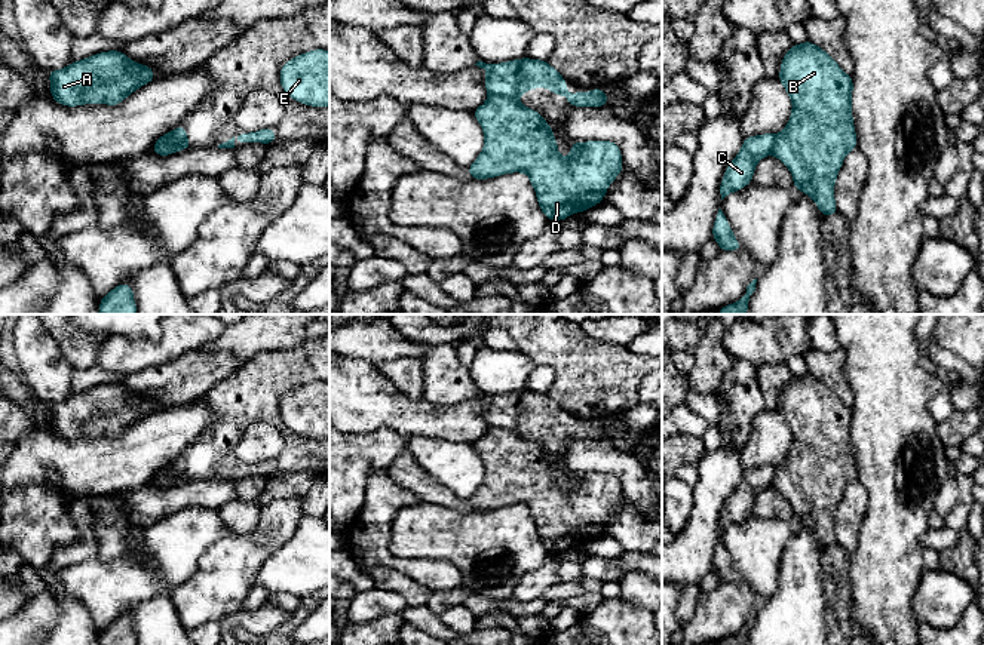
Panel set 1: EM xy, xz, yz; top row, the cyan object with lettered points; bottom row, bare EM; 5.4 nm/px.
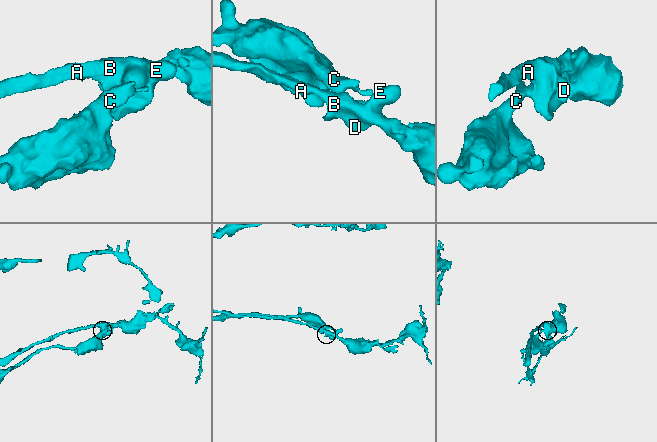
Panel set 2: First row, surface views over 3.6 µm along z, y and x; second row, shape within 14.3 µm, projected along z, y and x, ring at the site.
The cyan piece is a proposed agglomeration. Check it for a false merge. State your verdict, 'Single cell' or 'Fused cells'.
Fused cells

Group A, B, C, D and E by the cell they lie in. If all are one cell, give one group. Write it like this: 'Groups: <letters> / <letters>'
Groups: A B D E / C

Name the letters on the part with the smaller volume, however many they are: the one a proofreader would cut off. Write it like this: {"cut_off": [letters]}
{"cut_off": ["C"]}

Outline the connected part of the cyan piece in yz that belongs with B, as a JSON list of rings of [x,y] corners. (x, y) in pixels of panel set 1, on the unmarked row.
[[[806,372],[784,387],[778,408],[793,433],[791,451],[775,469],[773,486],[791,503],[794,522],[810,528],[827,550],[839,543],[834,515],[844,488],[858,479],[852,408]]]

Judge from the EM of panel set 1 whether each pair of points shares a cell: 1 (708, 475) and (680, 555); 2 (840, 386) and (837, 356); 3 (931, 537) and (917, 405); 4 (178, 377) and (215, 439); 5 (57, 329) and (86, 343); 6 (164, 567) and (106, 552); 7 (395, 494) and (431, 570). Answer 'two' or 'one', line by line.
1: one
2: one
3: two
4: two
5: one
6: two
7: one

